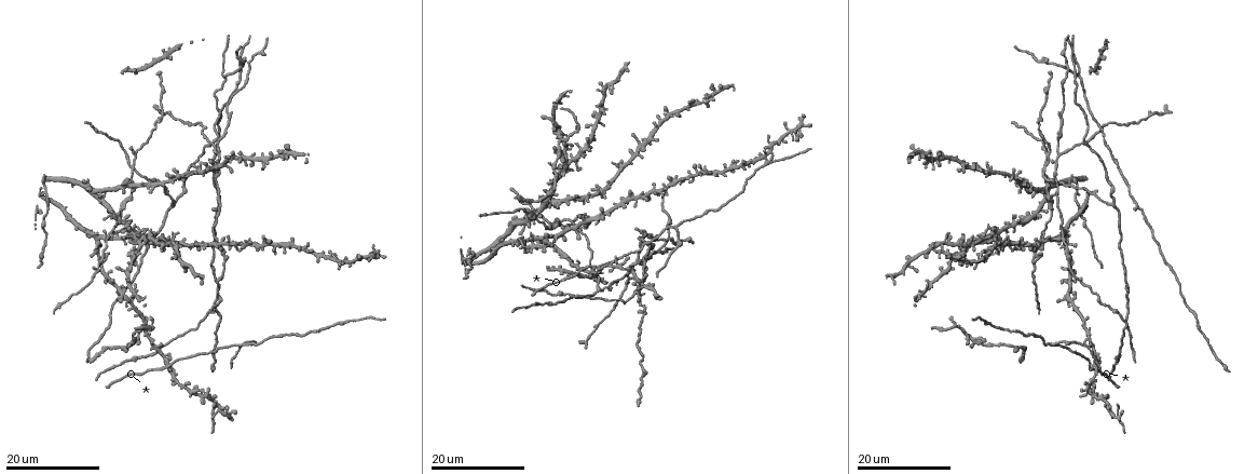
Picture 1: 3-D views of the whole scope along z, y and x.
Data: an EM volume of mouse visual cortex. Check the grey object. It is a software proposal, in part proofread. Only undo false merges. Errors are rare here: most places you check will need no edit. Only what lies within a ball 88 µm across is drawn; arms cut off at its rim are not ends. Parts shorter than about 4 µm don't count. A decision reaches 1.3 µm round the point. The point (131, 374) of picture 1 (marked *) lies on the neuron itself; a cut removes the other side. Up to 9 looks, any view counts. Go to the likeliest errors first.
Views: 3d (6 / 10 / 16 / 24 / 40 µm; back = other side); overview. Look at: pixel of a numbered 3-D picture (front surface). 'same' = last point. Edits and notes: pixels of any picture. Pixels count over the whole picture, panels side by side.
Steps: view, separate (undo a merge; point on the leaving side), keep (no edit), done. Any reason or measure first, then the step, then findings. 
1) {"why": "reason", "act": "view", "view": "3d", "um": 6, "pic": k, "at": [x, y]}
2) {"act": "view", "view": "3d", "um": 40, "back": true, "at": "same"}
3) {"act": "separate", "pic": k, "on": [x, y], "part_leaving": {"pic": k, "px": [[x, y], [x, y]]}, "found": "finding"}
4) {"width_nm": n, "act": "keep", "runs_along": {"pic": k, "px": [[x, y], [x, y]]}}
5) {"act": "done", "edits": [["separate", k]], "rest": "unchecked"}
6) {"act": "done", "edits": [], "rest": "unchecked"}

{"why": "four arms meet", "act": "view", "view": "3d", "um": 24, "pic": 1, "at": [1046, 167]}

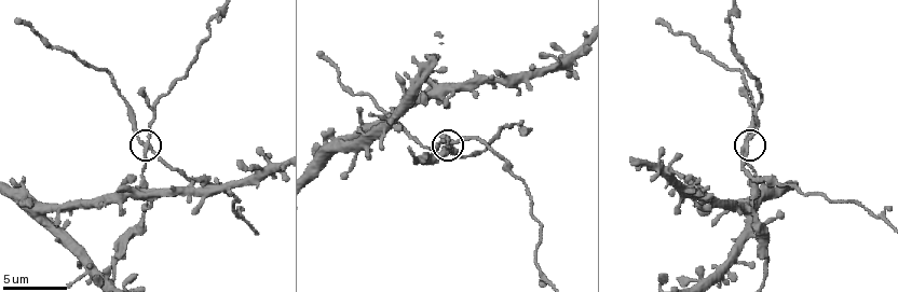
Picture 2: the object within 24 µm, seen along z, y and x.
{"why": "closer look", "act": "view", "view": "3d", "um": 6, "pic": 2, "at": [150, 146]}

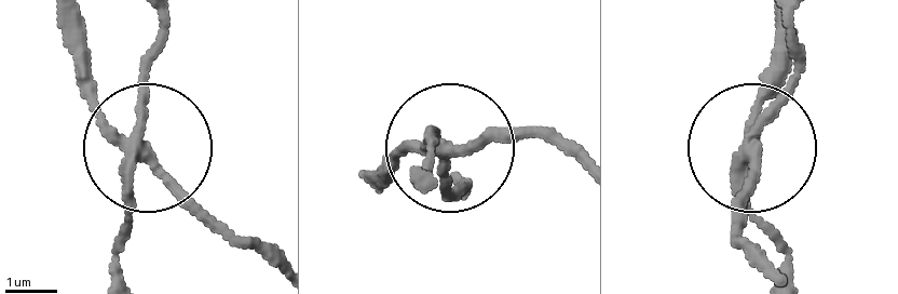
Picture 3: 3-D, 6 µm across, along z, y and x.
{"width_nm": 230, "act": "separate", "pic": 3, "on": [122, 225], "part_leaving": {"pic": 3, "px": [[138, 155], [125, 280]]}, "found": "a second neuron is stuck on"}

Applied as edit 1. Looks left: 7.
{"why": "four arms meet", "act": "view", "view": "3d", "um": 16, "pic": 1, "at": [221, 412]}

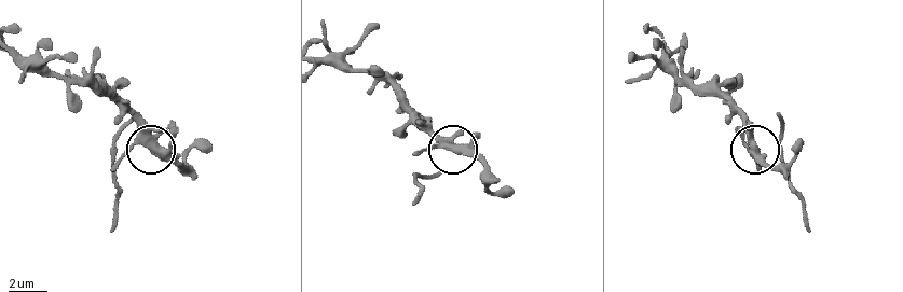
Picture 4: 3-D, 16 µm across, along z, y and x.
{"why": "zoom in", "act": "view", "view": "3d", "um": 10, "pic": 4, "at": [750, 141]}

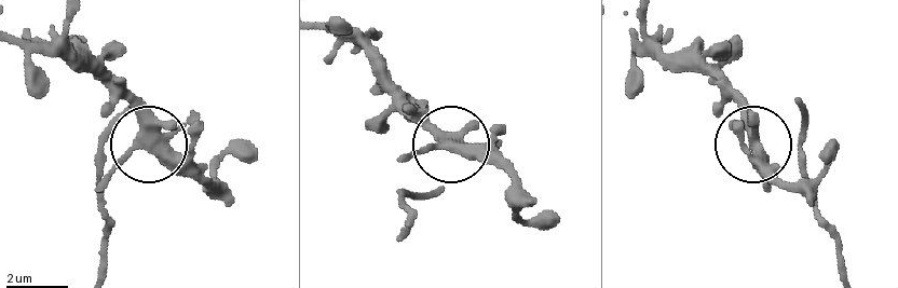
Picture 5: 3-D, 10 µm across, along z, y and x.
{"width_nm": 340, "act": "keep", "found": "one neuron here"}

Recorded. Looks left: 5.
{"why": "a fork", "act": "view", "view": "3d", "um": 24, "pic": 1, "at": [1059, 154]}

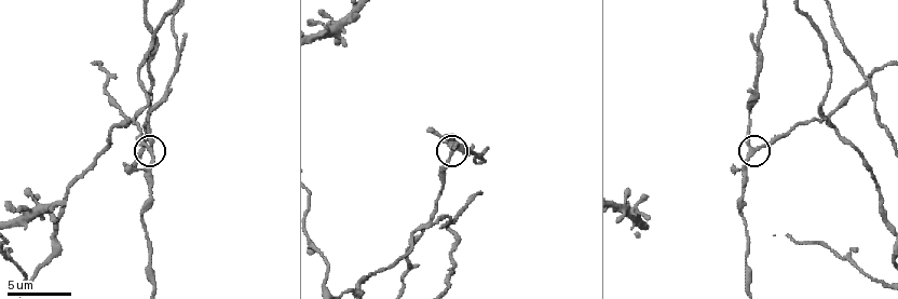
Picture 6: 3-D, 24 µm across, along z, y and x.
{"act": "view", "view": "3d", "um": 10, "pic": 6, "at": [755, 150]}

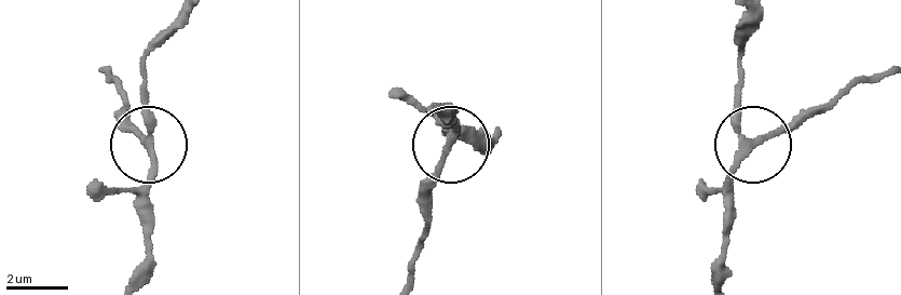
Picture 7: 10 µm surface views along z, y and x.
{"act": "keep", "runs_along": {"pic": 7, "px": [[722, 272], [729, 172], [748, 142], [737, 118], [737, 51]]}, "found": "continuous, no second neuron"}

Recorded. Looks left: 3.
{"why": "arms part here", "act": "view", "view": "3d", "um": 24, "pic": 1, "at": [599, 289]}

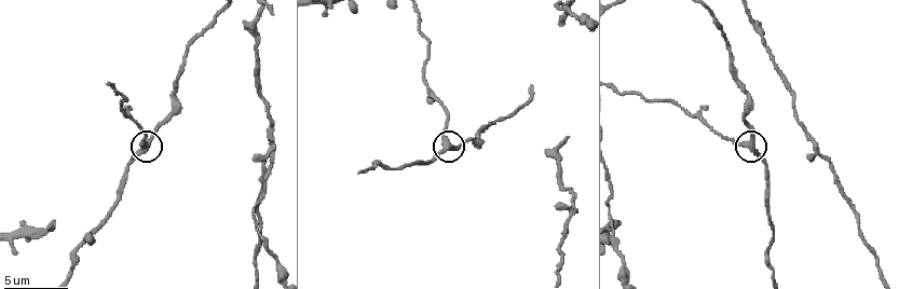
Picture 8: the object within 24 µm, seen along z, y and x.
{"act": "view", "view": "3d", "um": 6, "pic": 8, "at": [445, 142]}

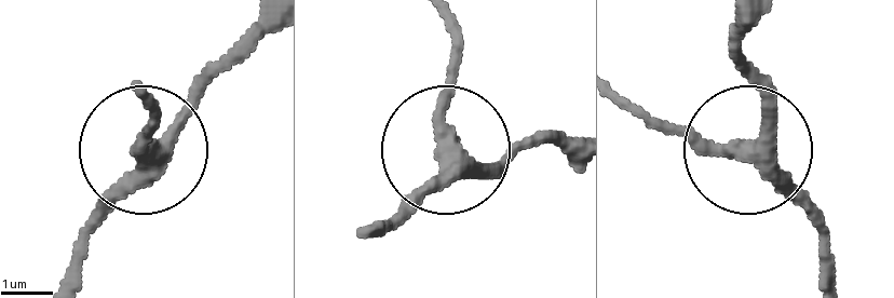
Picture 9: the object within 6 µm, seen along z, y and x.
{"side_arm_um": 42, "act": "keep", "runs_along": {"pic": 9, "px": [[559, 148], [533, 139], [496, 161], [448, 148], [457, 37]]}, "found": "one neuron here"}

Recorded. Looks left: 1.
{"act": "done", "edits": [["separate", 3]], "rest": "unchecked"}

